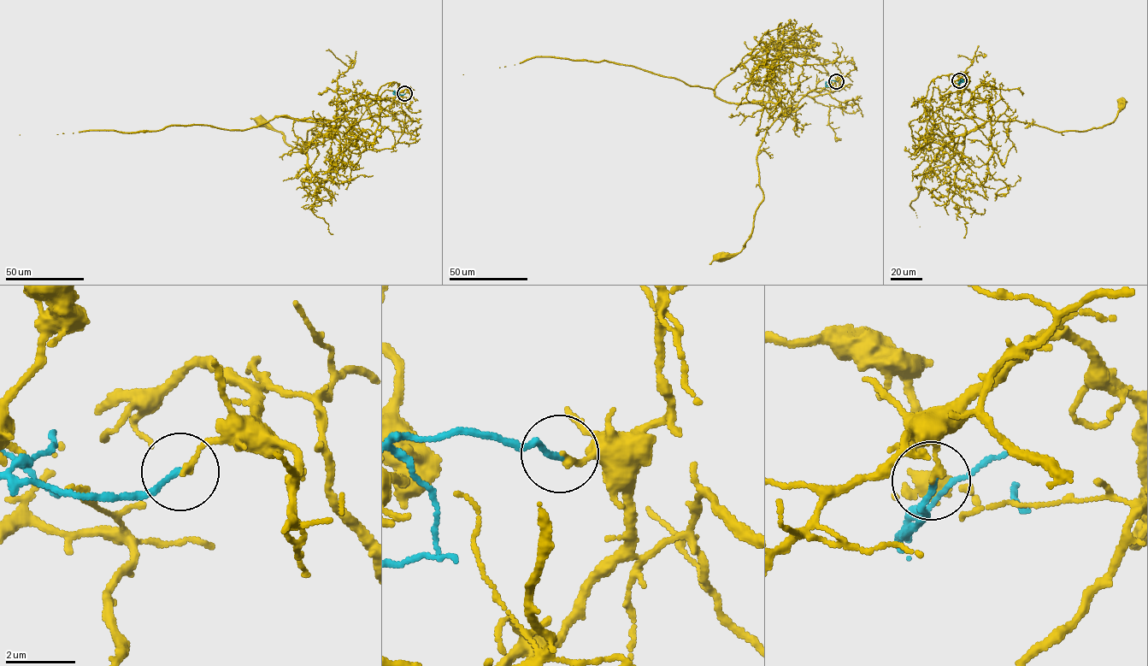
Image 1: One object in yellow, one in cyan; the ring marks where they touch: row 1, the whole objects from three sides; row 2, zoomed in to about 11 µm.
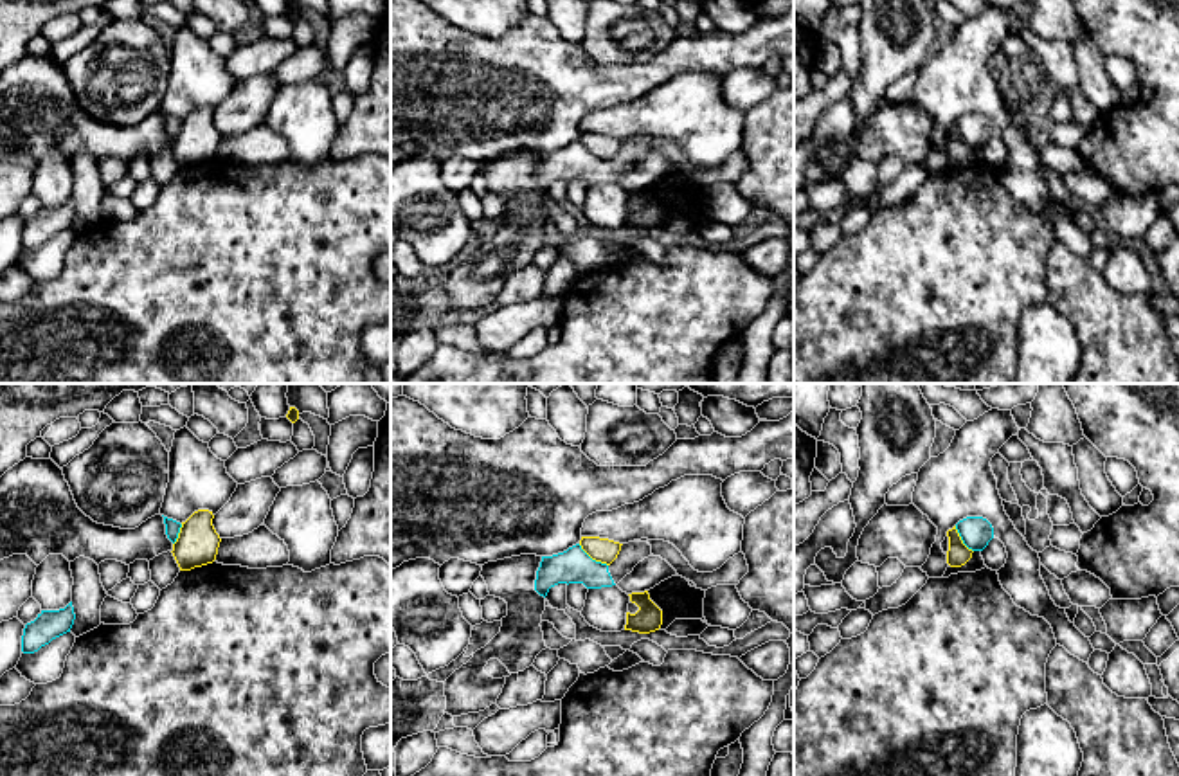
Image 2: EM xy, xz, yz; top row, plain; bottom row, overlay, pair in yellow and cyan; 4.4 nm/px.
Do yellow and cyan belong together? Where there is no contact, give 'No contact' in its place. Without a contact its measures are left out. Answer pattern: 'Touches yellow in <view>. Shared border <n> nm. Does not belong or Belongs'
Touches yellow in xz. Shared border 170 nm. Does not belong

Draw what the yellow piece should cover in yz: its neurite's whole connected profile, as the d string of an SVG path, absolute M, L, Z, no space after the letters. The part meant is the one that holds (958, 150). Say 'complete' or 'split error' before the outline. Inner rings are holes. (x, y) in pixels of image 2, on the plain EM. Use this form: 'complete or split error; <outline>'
complete; M956 122L947 128L947 133L949 133L947 160L950 164L965 162L972 155L974 148L963 140Z

